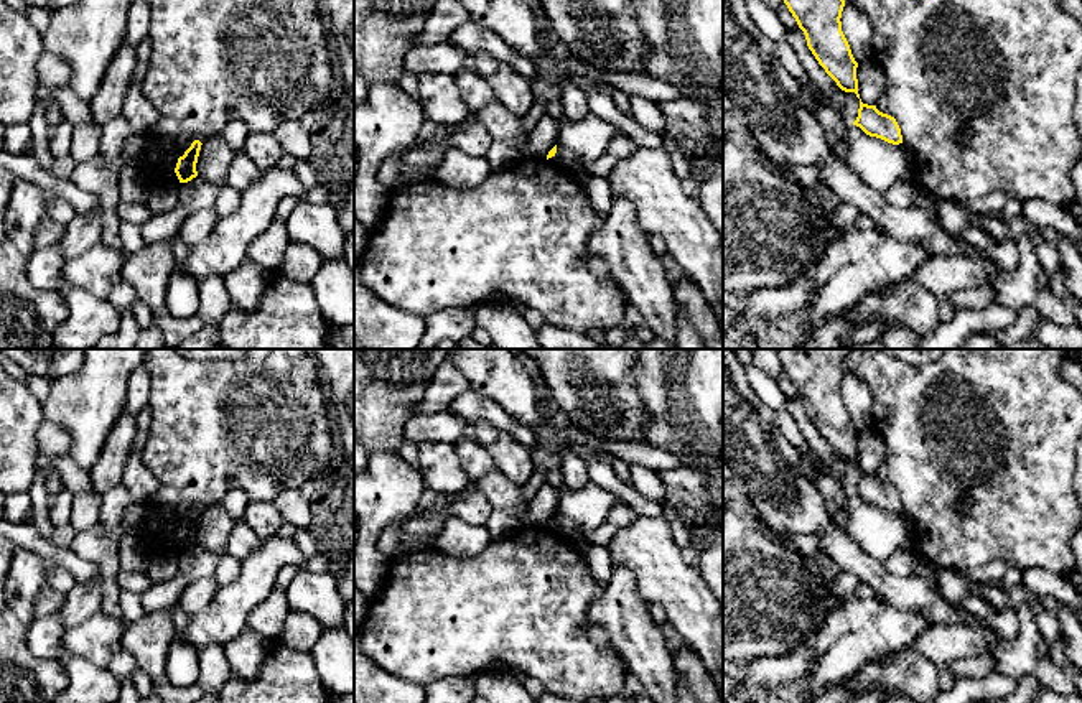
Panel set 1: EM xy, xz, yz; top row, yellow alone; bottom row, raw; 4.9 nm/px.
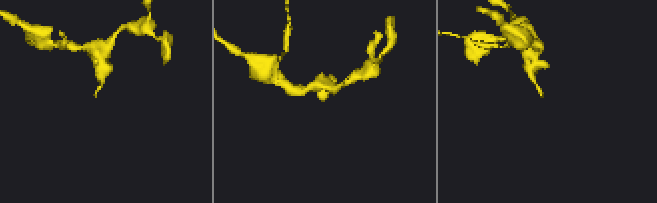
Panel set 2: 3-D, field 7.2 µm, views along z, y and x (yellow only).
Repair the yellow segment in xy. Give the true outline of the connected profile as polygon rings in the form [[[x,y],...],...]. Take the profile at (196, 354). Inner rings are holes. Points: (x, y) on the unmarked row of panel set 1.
[[[176,349],[186,359],[193,361],[240,361],[249,349]]]

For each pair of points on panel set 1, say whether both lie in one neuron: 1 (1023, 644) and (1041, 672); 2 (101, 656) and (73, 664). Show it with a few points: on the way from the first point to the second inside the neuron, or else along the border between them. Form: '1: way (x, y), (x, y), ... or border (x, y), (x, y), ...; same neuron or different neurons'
1: way (1023, 651), (1036, 665); same neuron
2: border (69, 654), (106, 669); different neurons

